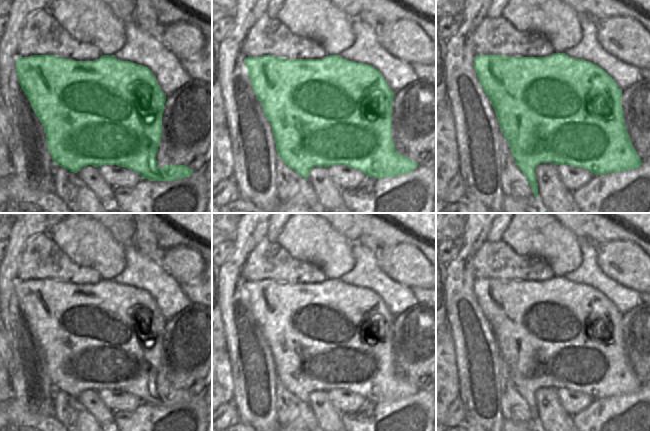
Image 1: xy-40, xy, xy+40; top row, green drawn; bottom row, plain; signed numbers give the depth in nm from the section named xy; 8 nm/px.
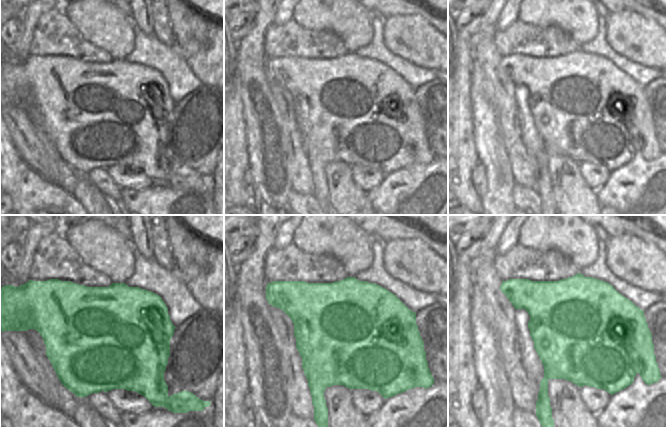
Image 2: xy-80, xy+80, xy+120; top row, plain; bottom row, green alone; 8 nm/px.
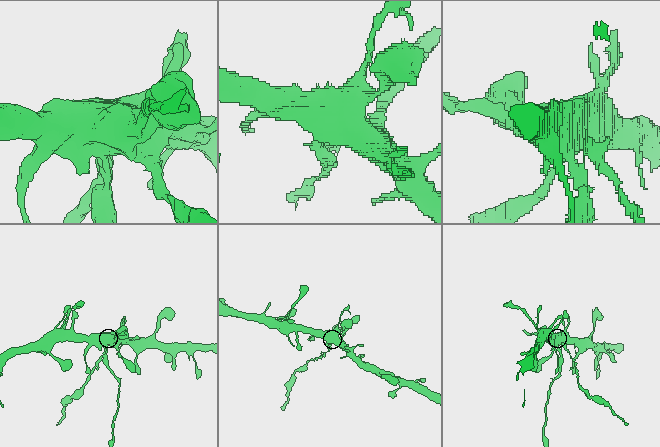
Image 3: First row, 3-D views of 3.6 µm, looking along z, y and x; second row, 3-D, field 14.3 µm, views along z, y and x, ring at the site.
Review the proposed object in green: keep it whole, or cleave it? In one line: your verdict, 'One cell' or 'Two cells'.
Two cells.

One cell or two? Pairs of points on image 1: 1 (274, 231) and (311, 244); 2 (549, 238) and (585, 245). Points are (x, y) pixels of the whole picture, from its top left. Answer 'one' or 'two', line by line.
1: two
2: two

